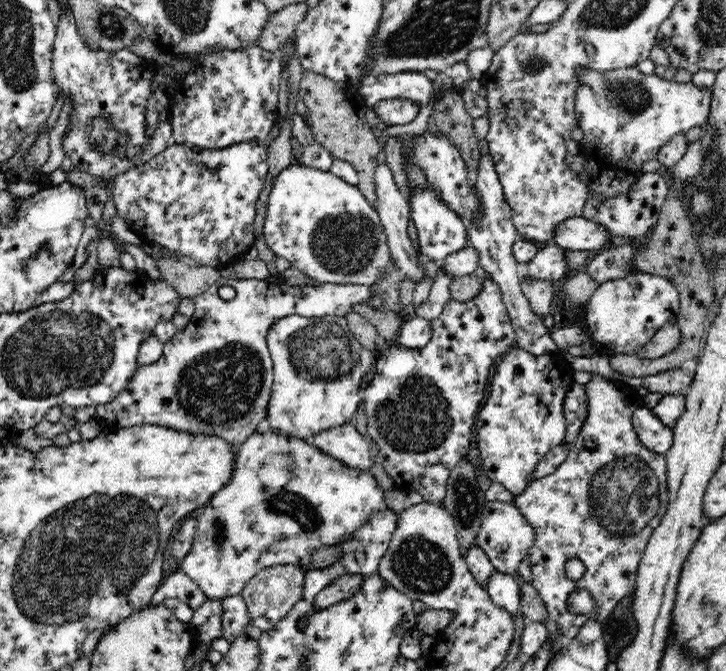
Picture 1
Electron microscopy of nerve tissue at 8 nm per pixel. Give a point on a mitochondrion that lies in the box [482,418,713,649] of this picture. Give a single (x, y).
(625, 496)

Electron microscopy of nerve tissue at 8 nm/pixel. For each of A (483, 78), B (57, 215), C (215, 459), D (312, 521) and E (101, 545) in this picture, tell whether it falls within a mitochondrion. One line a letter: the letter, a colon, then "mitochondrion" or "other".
A: other
B: other
C: other
D: mitochondrion
E: mitochondrion

